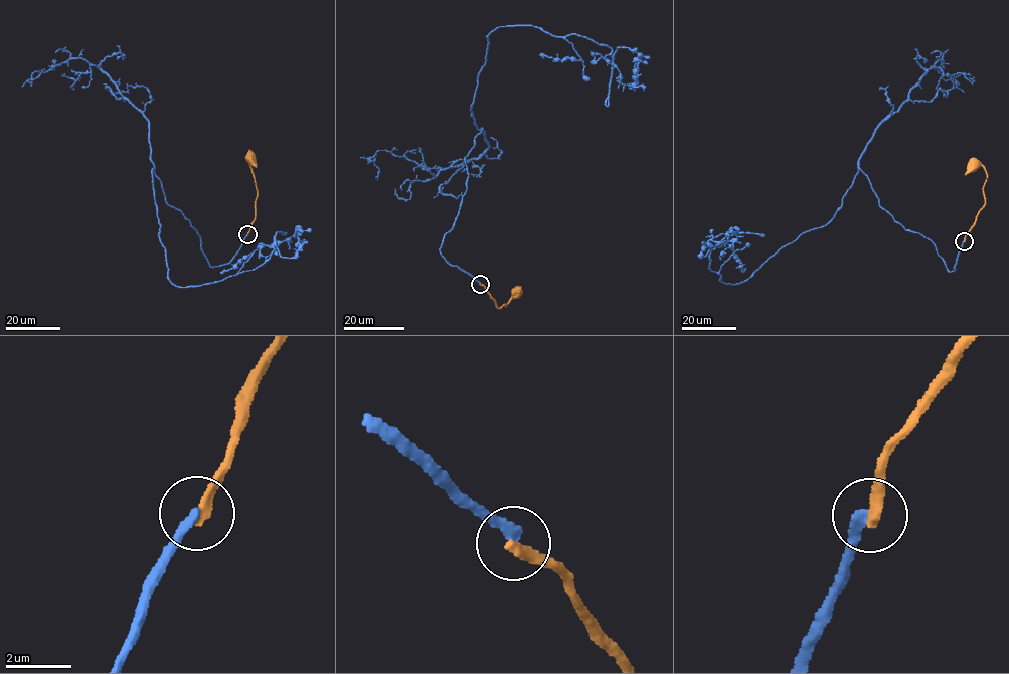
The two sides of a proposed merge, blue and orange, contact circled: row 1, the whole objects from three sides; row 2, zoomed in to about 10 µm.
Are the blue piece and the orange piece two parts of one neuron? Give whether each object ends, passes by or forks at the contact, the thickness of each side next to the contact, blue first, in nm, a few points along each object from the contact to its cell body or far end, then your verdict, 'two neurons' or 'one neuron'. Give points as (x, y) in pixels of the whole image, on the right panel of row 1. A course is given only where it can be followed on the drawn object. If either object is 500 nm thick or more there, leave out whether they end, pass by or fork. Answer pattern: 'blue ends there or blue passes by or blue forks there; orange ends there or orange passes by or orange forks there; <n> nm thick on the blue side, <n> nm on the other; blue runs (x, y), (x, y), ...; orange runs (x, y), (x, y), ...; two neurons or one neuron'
blue ends there; orange ends there; 280 nm thick on the blue side, 320 nm on the other; blue runs (964, 241), (949, 271), (859, 168), (833, 218), (725, 284), (708, 268), (716, 245), (700, 257), (735, 231); orange runs (964, 241), (985, 203), (986, 171), (975, 163); two neurons

